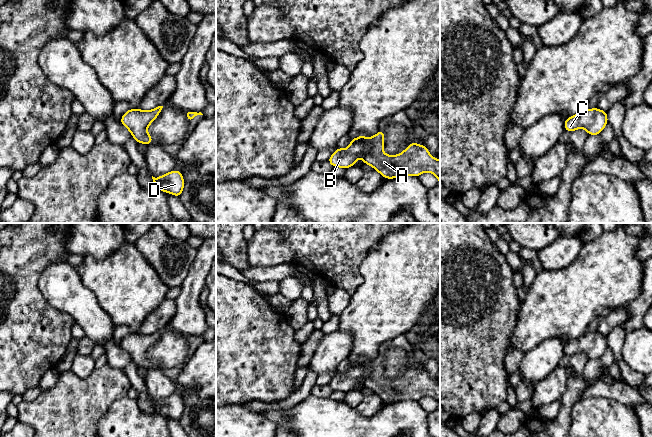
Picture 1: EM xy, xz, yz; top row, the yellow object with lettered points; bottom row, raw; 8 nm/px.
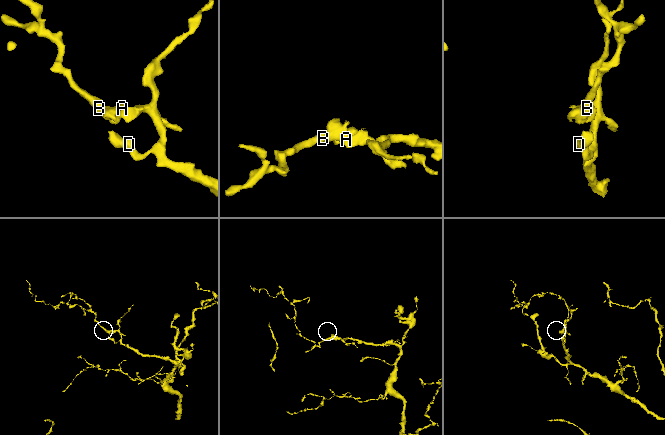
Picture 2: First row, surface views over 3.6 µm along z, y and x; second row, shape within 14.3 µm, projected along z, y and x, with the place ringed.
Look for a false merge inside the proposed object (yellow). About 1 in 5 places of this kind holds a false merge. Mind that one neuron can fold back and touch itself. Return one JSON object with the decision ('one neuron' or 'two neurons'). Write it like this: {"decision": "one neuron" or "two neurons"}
{"decision": "one neuron"}

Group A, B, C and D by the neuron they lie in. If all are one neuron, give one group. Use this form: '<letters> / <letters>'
A B C D

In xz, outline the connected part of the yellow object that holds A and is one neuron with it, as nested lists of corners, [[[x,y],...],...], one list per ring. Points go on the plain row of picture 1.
[[[382,353],[373,361],[365,362],[360,359],[350,364],[350,371],[336,375],[328,386],[333,391],[347,393],[355,389],[361,381],[364,388],[371,389],[384,402],[399,402],[405,399],[418,401],[424,396],[434,398],[440,409],[440,384],[431,380],[425,369],[411,367],[402,377],[390,380],[383,377],[384,356]]]

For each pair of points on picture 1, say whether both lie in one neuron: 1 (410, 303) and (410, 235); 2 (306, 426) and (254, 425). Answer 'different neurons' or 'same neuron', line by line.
1: same neuron
2: different neurons

